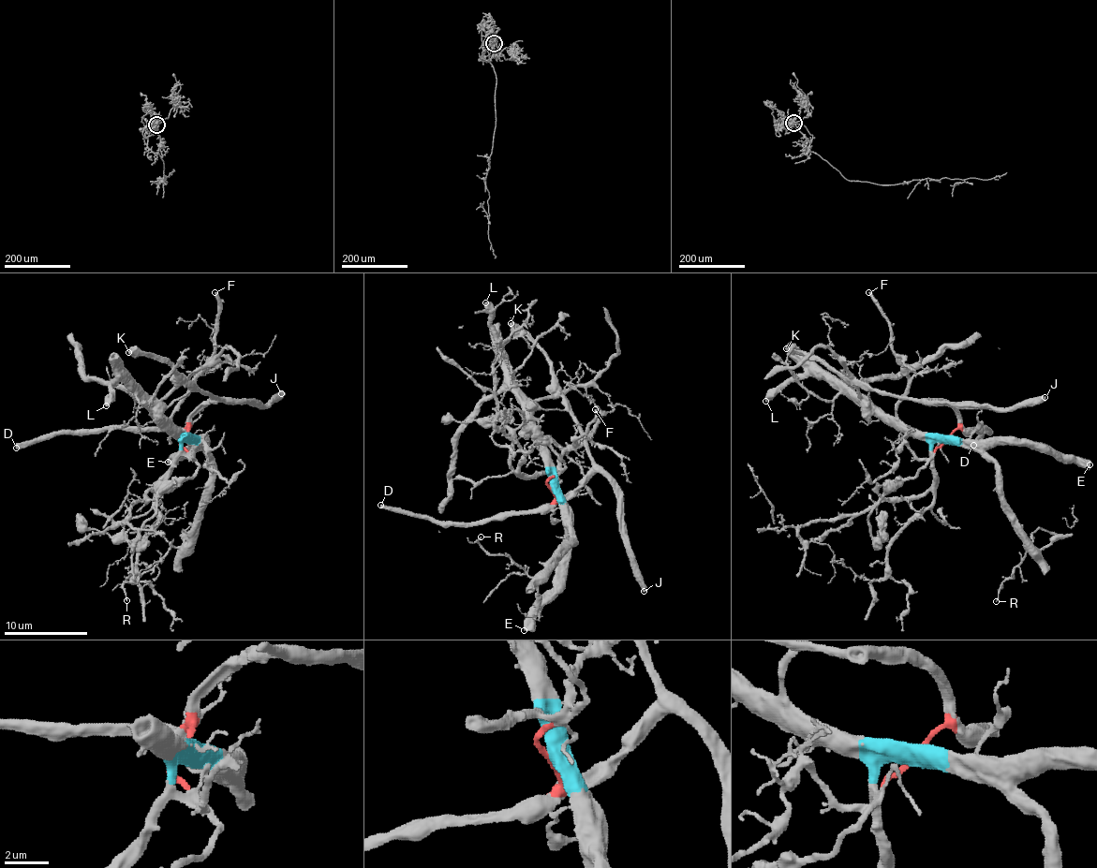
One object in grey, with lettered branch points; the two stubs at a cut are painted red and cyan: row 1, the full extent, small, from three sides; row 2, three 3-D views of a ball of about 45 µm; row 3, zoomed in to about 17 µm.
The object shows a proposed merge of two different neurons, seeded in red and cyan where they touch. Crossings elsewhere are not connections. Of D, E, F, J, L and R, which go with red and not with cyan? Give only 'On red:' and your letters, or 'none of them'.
On red: D, J

